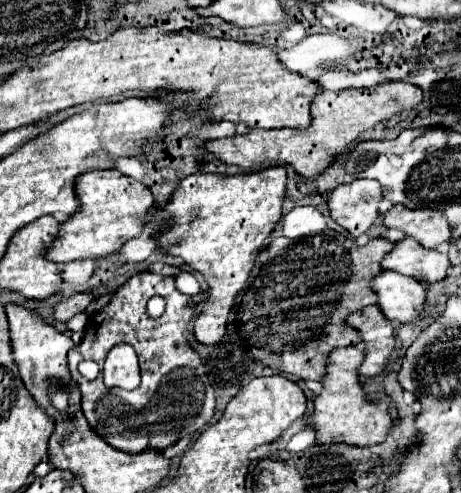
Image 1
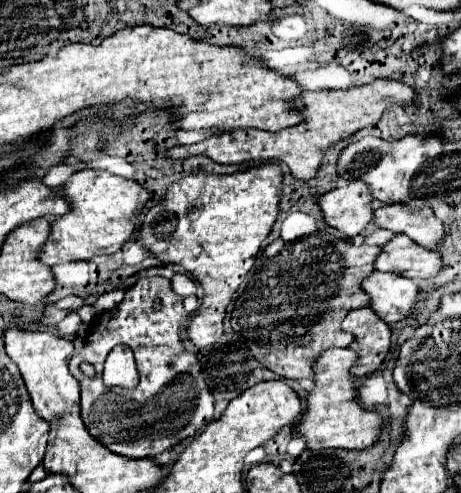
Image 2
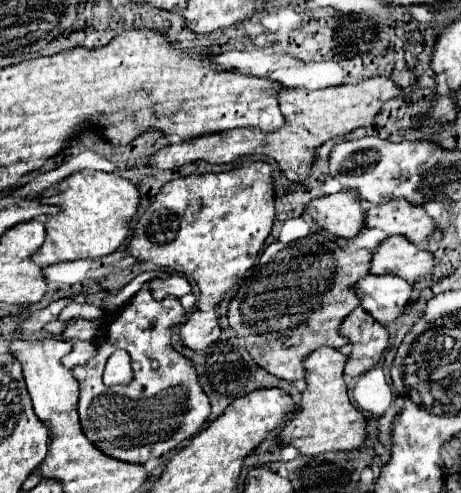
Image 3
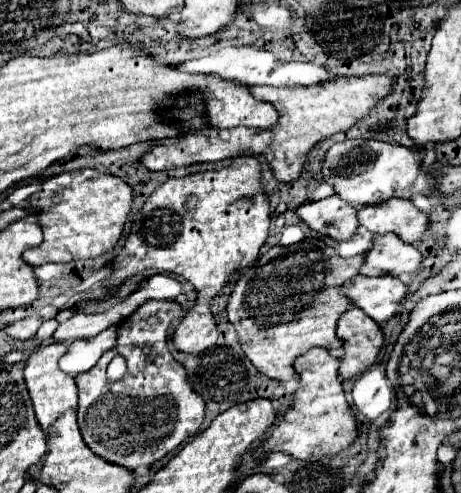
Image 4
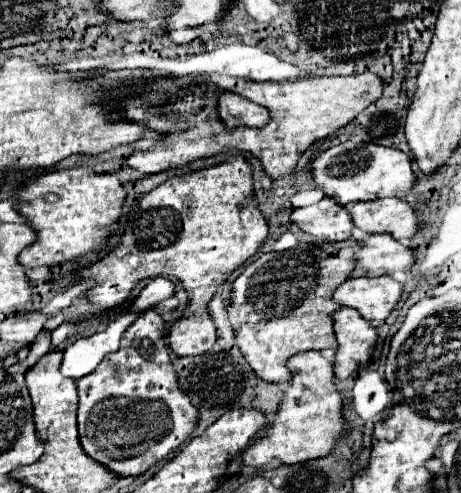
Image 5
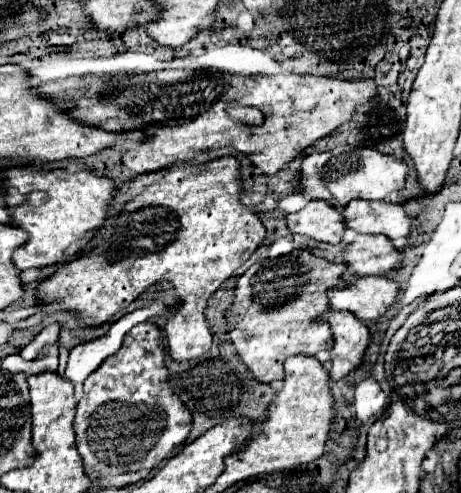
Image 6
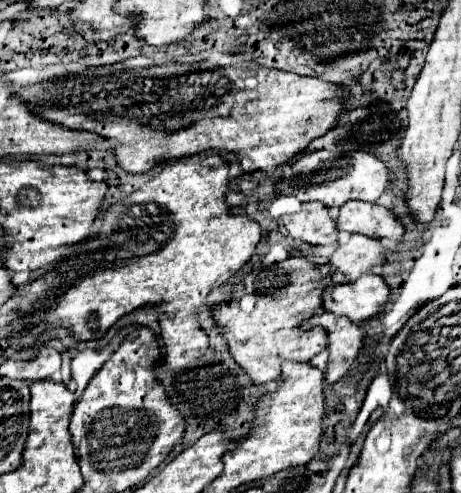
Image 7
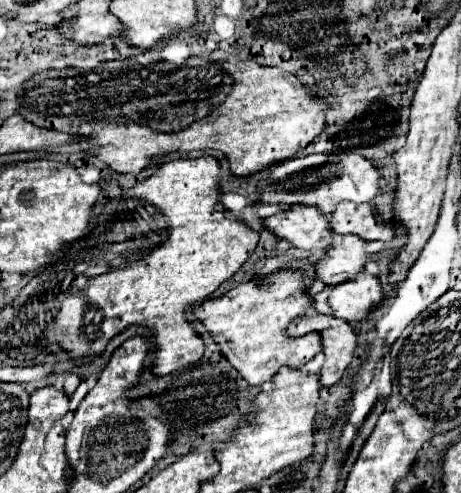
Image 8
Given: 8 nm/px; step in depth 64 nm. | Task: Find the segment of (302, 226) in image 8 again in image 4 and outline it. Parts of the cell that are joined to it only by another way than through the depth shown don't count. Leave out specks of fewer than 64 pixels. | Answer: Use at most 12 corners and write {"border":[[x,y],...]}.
{"border":[[336,194],[302,204],[298,216],[320,236],[350,240],[356,208]]}

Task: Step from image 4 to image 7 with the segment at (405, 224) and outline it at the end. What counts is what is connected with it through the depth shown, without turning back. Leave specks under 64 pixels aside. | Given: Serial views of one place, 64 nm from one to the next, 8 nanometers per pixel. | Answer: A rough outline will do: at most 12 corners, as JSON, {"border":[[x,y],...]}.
{"border":[[346,202],[340,230],[400,240],[402,220],[390,208]]}

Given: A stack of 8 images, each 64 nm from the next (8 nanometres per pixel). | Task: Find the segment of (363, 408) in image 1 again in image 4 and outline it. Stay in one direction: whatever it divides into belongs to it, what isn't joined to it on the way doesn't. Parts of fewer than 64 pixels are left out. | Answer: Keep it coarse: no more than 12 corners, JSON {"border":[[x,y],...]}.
{"border":[[296,358],[300,388],[258,450],[298,460],[338,454],[358,438],[340,358]]}

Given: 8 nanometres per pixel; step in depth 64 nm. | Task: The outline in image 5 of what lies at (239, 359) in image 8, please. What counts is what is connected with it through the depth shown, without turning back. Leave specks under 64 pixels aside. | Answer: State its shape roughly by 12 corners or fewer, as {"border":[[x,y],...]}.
{"border":[[302,246],[282,266],[280,302],[228,312],[242,356],[262,380],[286,384],[286,360],[336,350],[332,292],[352,274]]}

